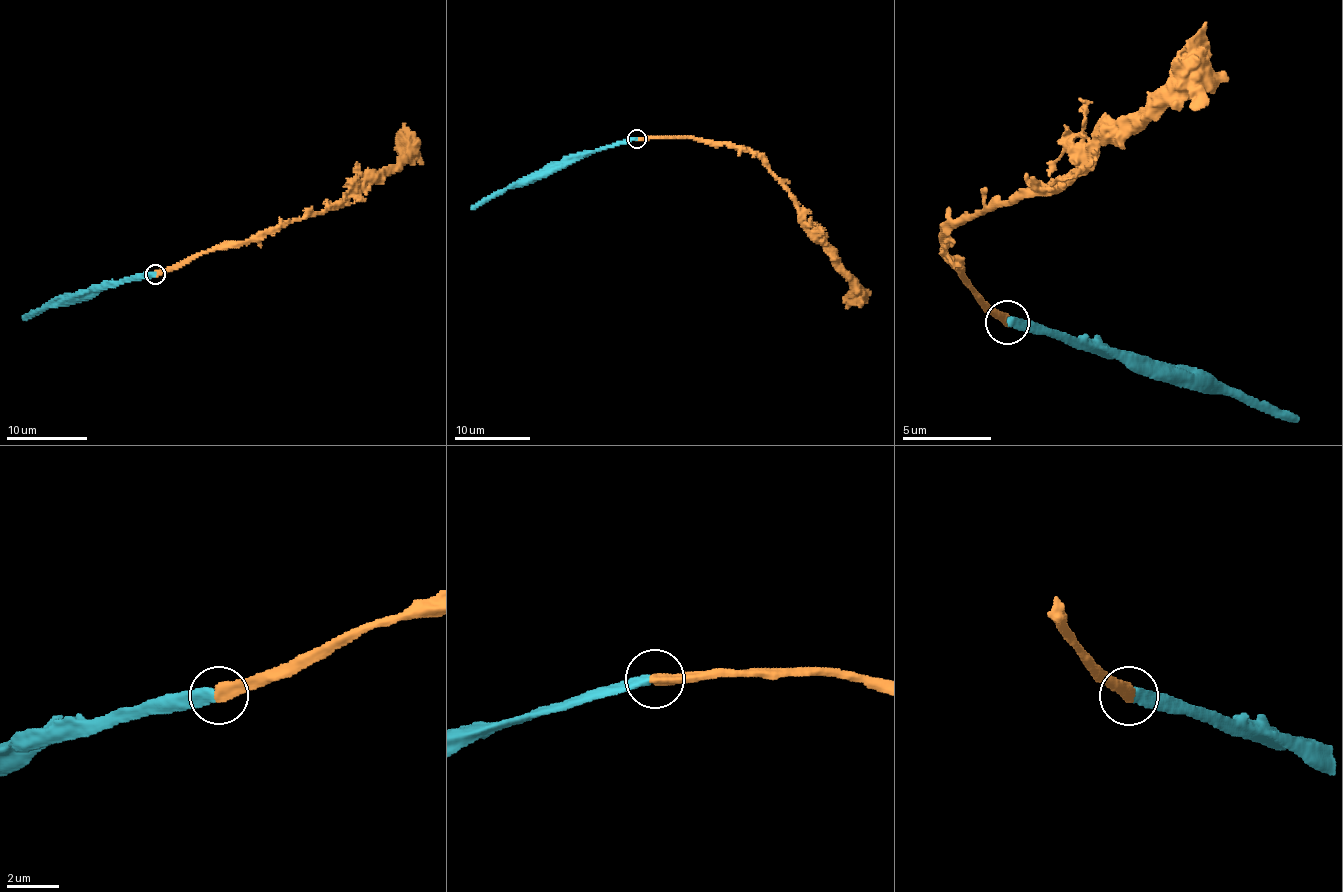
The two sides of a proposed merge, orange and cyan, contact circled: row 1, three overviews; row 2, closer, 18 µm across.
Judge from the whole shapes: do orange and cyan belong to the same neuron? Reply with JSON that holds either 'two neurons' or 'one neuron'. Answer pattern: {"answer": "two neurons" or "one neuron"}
{"answer": "one neuron"}

